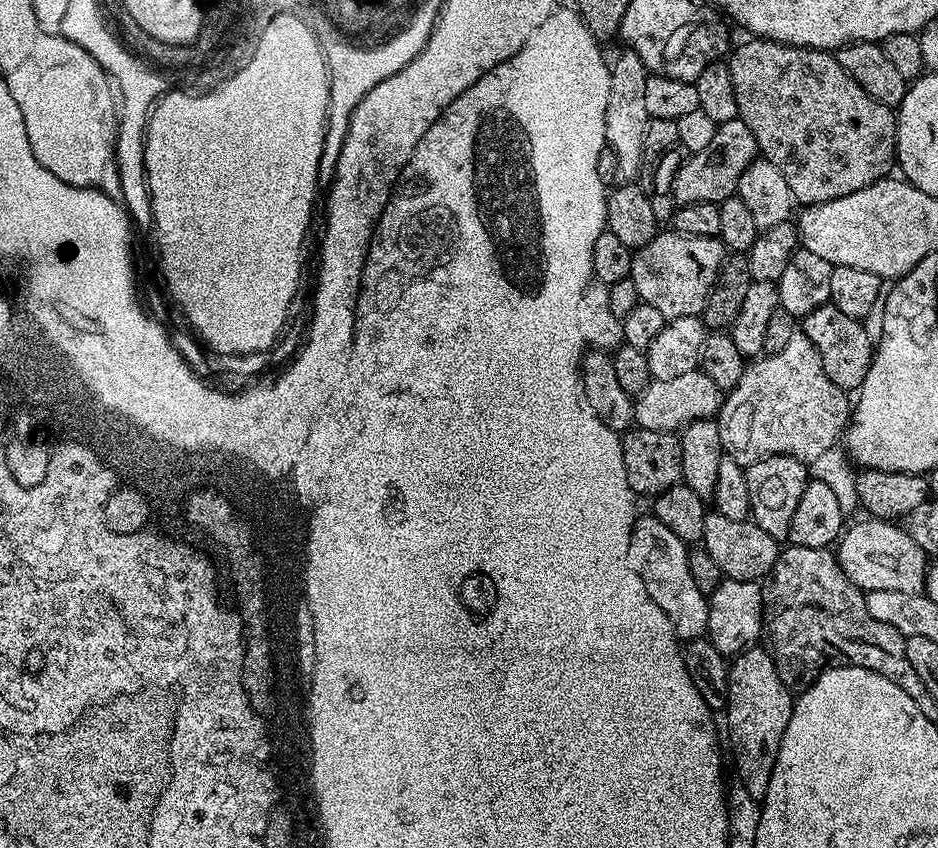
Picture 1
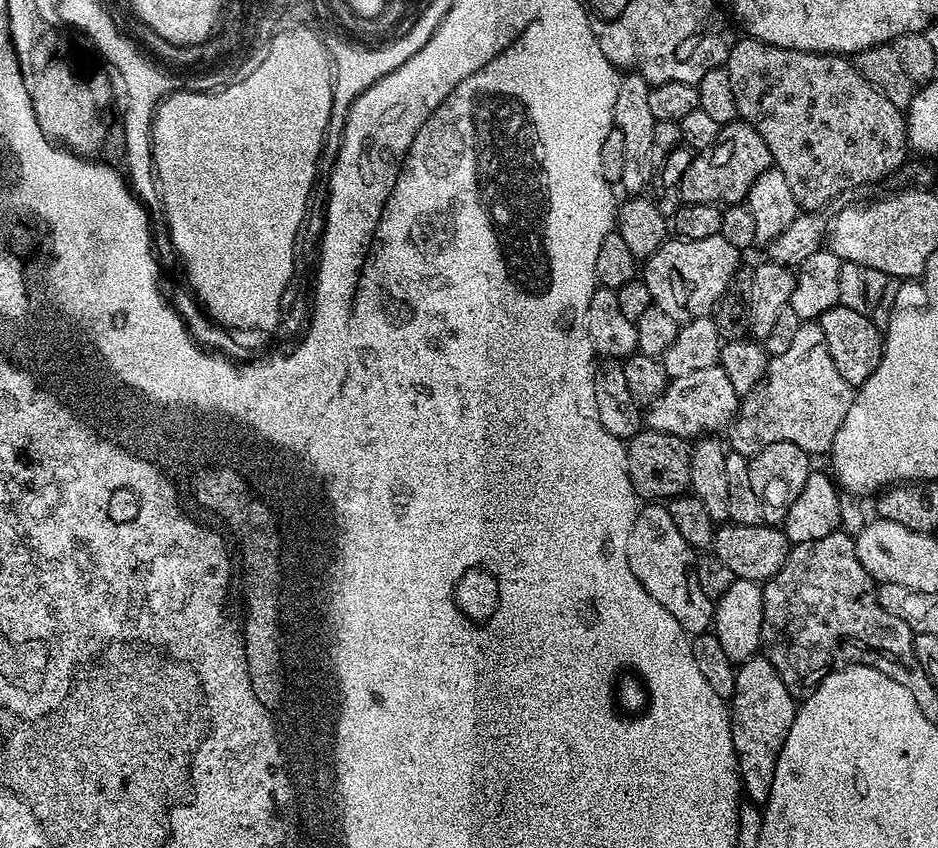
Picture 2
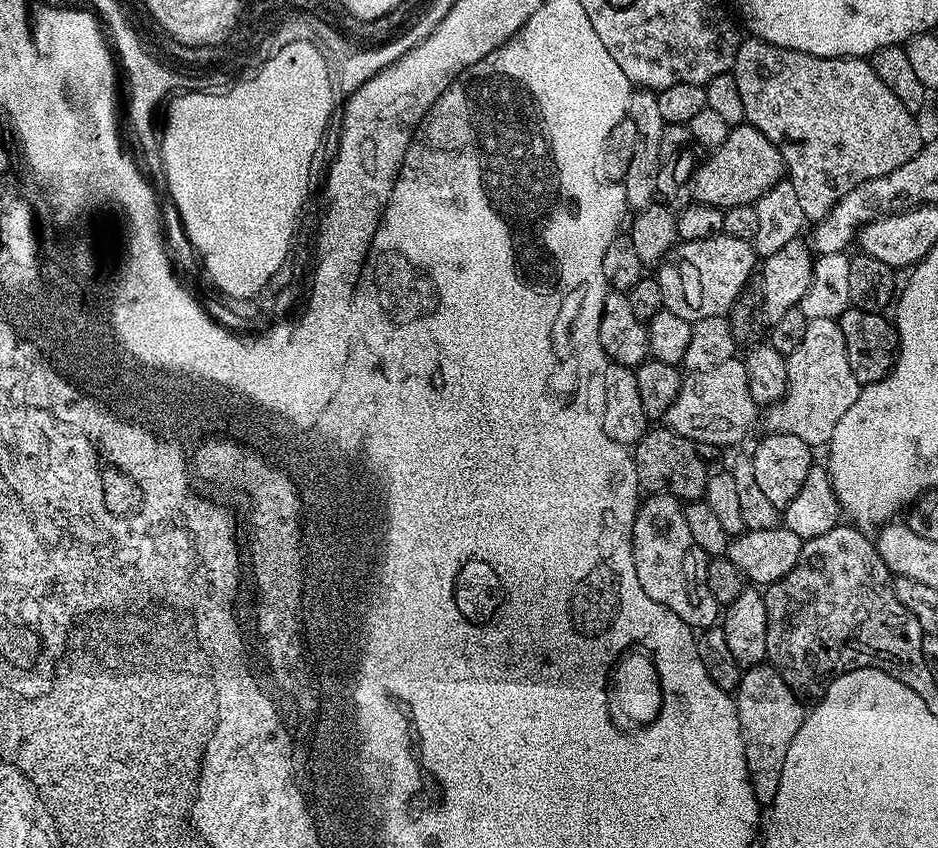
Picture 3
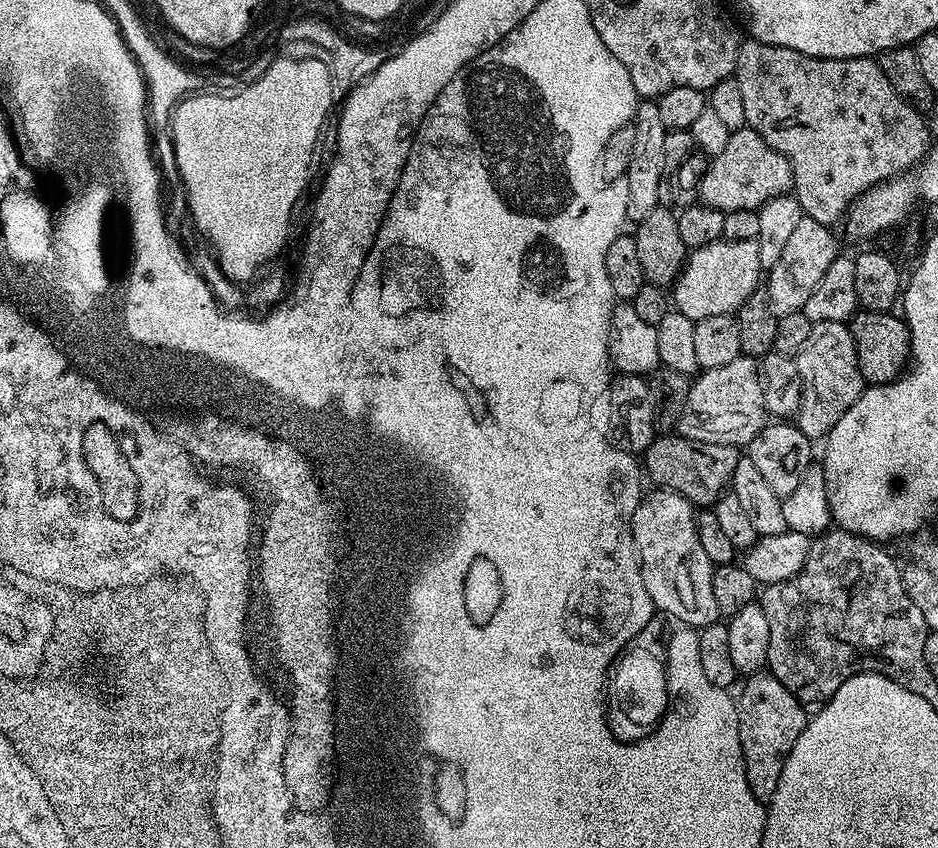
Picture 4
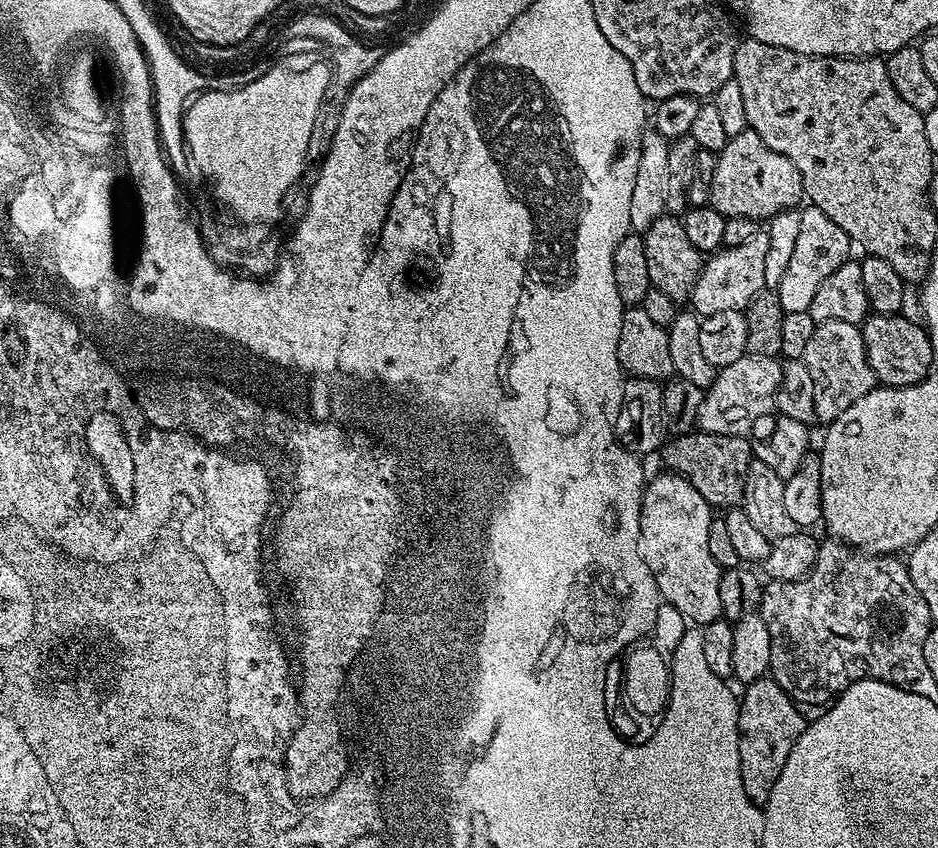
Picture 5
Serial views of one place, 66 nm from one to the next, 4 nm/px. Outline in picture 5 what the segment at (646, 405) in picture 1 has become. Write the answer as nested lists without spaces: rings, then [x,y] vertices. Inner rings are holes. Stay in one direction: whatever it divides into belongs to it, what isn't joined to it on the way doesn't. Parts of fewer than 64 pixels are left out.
[[[748,352],[738,362],[730,362],[730,366],[717,371],[716,381],[706,389],[696,428],[719,436],[748,436],[753,419],[773,411],[781,378],[782,364],[775,356]]]

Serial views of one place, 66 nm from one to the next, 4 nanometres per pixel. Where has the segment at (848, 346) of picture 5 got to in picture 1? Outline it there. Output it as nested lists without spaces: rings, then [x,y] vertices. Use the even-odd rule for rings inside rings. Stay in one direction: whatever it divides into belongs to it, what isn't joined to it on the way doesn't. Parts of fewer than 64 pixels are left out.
[[[798,330],[782,350],[761,355],[755,362],[749,363],[741,380],[723,397],[718,423],[724,455],[745,466],[767,456],[793,456],[810,462],[818,458],[818,454],[826,454],[826,450],[837,447],[839,440],[836,439],[845,435],[850,423],[848,396],[845,389],[830,382],[826,370],[822,368],[818,350],[812,345],[810,338],[806,338],[803,331]]]

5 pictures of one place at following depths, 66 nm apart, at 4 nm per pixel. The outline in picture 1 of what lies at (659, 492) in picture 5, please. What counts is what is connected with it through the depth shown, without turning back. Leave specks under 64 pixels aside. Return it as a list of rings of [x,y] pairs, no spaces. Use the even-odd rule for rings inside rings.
[[[651,514],[637,515],[628,547],[628,565],[642,578],[642,586],[646,586],[646,594],[650,594],[653,602],[670,618],[677,636],[681,641],[701,639],[708,630],[708,596],[694,586],[694,578],[690,575],[688,565],[689,545],[673,534],[666,525],[658,522]]]

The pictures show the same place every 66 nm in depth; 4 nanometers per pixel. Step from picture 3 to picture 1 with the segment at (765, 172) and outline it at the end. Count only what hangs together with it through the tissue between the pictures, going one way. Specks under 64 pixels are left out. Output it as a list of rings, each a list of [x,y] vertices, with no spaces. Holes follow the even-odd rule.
[[[739,118],[716,125],[714,139],[706,150],[693,152],[681,163],[670,185],[672,199],[677,205],[694,202],[710,202],[720,204],[731,196],[737,195],[740,179],[752,161],[757,159],[758,145],[754,134],[750,134],[750,126]]]

